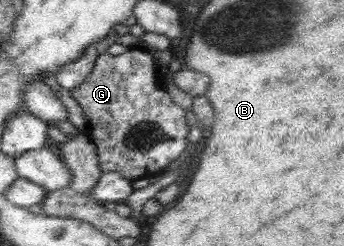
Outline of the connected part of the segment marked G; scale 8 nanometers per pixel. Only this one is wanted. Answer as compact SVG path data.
M131 49L120 55L111 55L107 51L102 51L102 53L94 59L94 67L92 67L92 71L86 75L86 79L84 79L78 87L68 89L70 97L78 103L82 109L82 113L84 113L84 118L86 118L87 129L85 133L91 139L93 149L96 151L98 170L100 170L100 173L116 172L119 177L124 177L124 179L132 183L142 178L148 178L157 172L161 173L169 163L178 159L178 156L180 156L186 148L186 138L189 133L188 123L186 121L186 111L178 106L168 94L163 85L163 77L159 76L159 74L156 73L156 70L154 70L155 62L156 61L154 61L152 56L148 54L148 51L145 52L142 49Z

